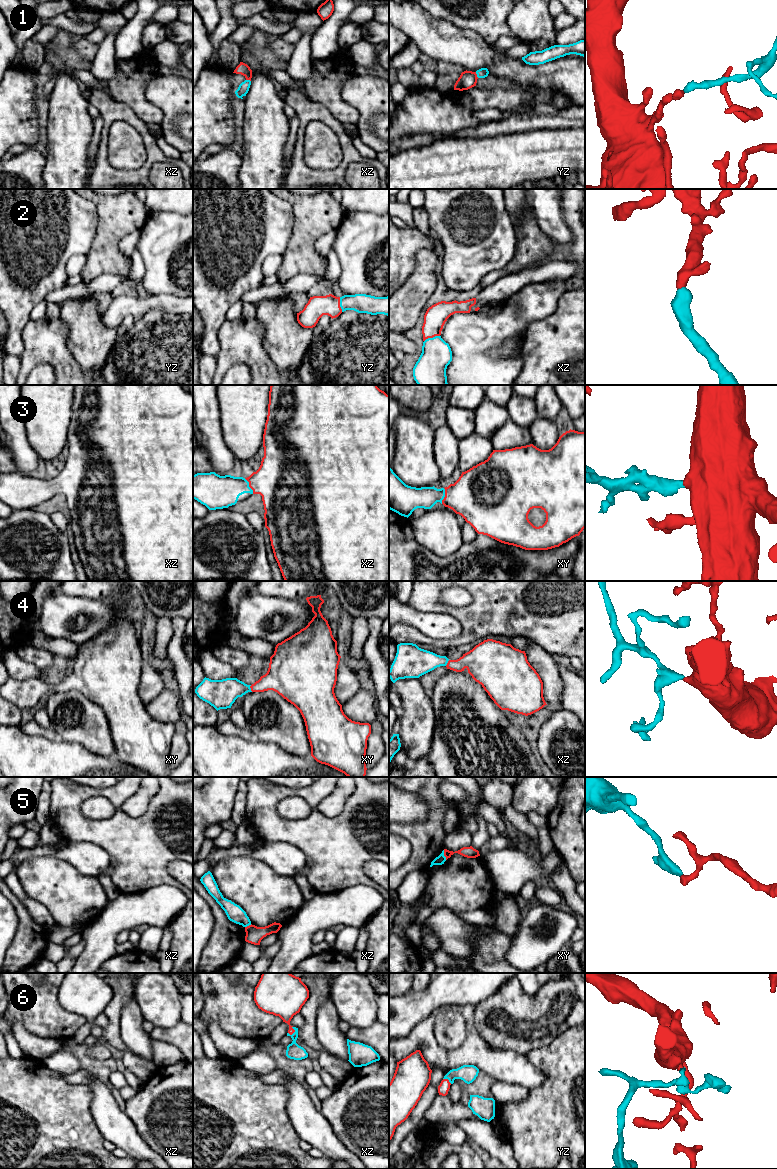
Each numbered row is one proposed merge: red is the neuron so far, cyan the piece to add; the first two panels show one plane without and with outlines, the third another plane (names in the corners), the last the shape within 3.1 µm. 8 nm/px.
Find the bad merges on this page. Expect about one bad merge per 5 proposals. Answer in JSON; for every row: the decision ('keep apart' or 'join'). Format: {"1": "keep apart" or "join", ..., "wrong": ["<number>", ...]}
{"1": "join", "2": "join", "3": "join", "4": "join", "5": "keep apart", "6": "join", "wrong": ["5"]}

